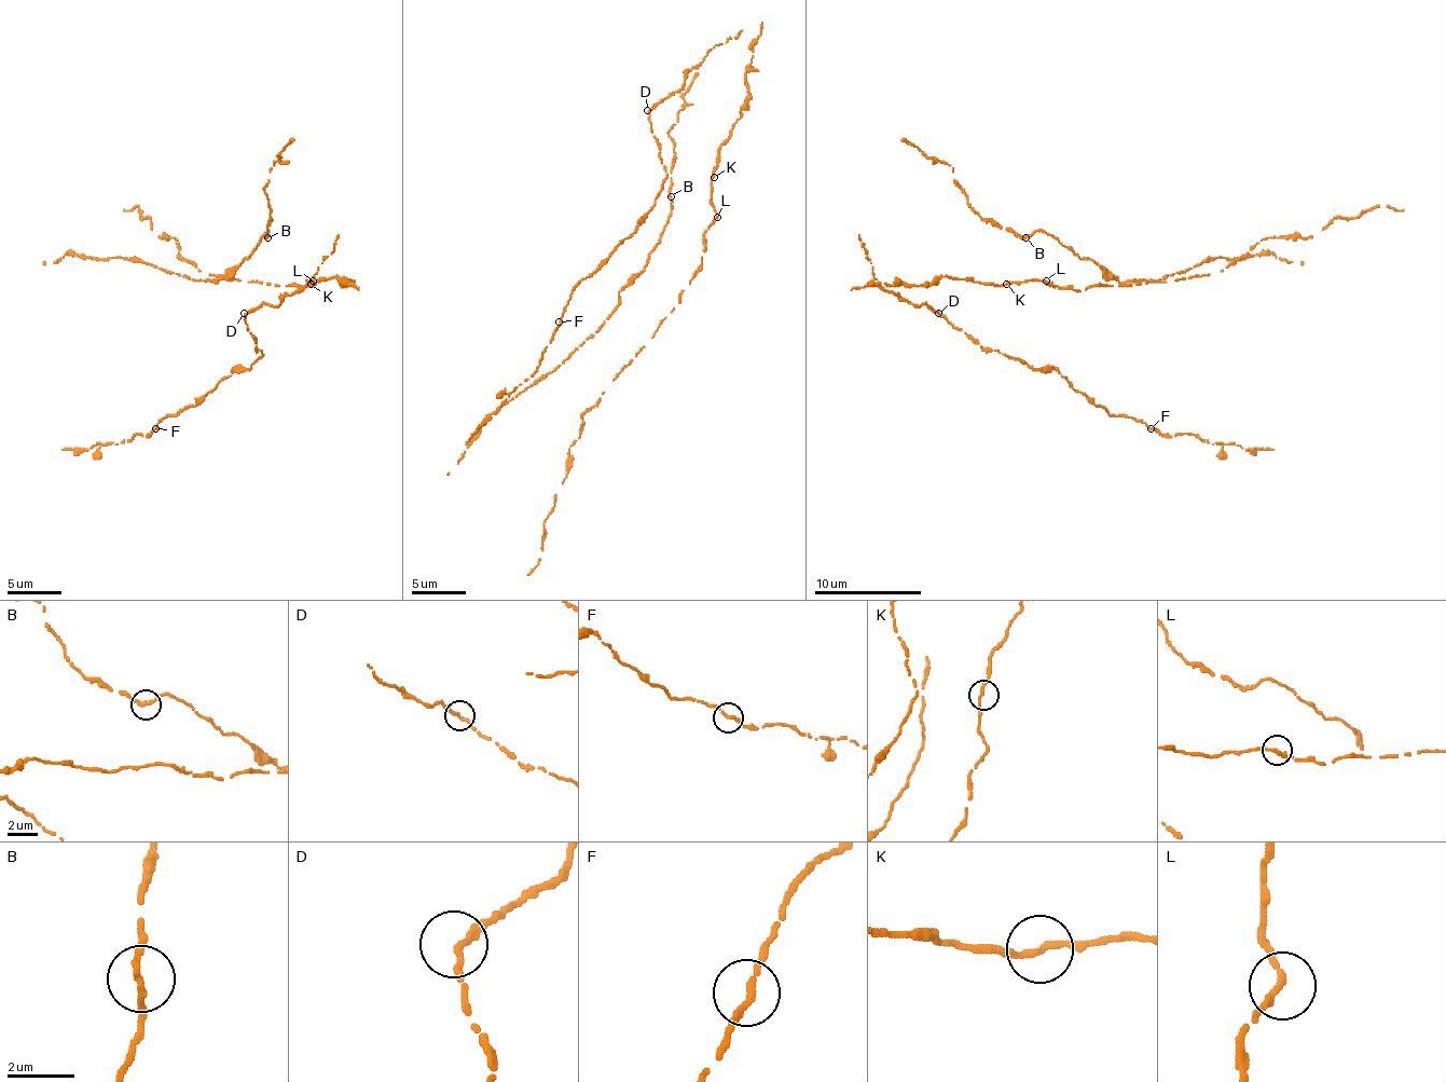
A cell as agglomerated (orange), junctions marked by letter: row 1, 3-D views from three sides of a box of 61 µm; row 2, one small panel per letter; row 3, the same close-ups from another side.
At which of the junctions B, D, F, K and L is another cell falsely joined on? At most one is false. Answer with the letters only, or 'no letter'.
no letter

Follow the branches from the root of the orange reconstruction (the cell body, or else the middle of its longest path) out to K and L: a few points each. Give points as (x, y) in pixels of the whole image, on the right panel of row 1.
K: (965, 278), (981, 284), (1006, 284)
L: (965, 278), (981, 284), (1046, 281)

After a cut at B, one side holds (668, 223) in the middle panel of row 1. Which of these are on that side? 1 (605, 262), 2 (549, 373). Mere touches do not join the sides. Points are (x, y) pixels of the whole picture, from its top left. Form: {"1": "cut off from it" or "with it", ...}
{"1": "cut off from it", "2": "with it"}

